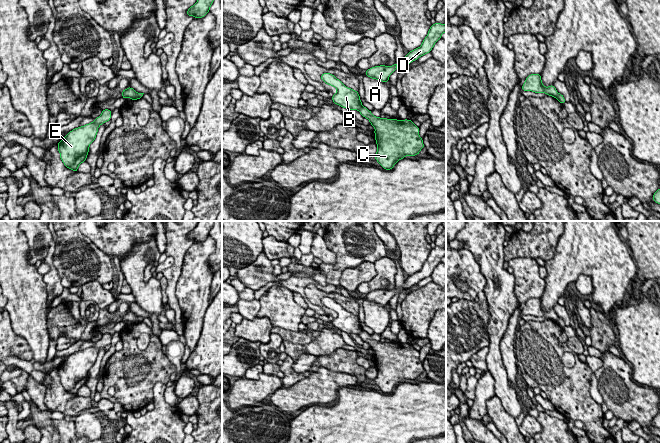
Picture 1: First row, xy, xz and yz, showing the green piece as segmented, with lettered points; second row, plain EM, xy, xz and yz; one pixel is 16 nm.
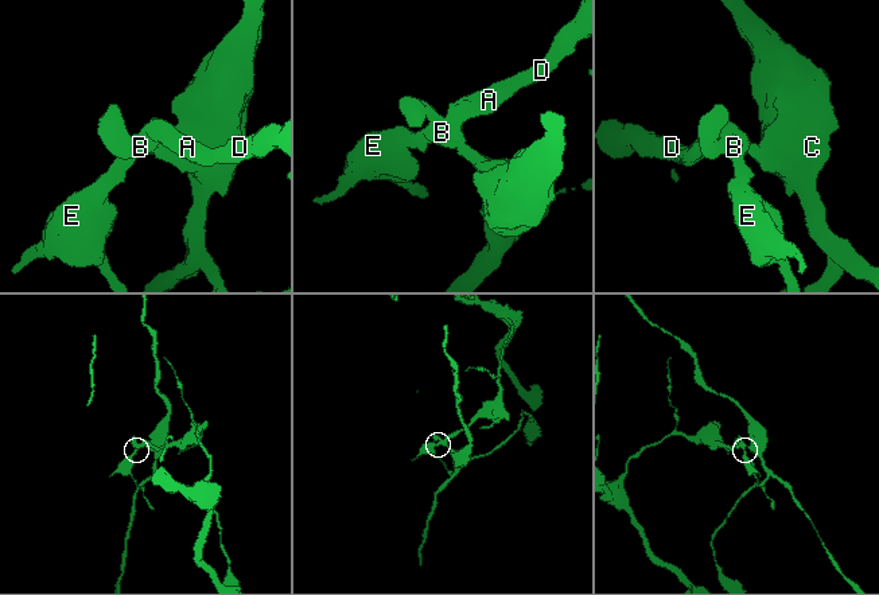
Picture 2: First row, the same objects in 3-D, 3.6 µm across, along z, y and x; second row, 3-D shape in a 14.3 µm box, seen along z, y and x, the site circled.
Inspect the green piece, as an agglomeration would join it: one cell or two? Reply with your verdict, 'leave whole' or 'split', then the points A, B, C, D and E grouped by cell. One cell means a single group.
split | A B D E / C

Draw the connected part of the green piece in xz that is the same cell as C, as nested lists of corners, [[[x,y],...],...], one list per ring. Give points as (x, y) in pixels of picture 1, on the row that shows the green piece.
[[[366,107],[359,112],[375,128],[377,153],[374,158],[385,170],[391,170],[405,156],[419,155],[425,147],[419,136],[419,127],[412,120],[382,119],[374,116]]]

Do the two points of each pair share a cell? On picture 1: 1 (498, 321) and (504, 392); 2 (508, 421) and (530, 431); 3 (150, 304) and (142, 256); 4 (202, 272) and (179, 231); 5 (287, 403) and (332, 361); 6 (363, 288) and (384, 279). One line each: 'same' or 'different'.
1: same
2: different
3: same
4: different
5: different
6: same

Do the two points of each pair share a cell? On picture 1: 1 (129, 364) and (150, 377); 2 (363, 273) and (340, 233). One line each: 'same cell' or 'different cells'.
1: same cell
2: different cells

